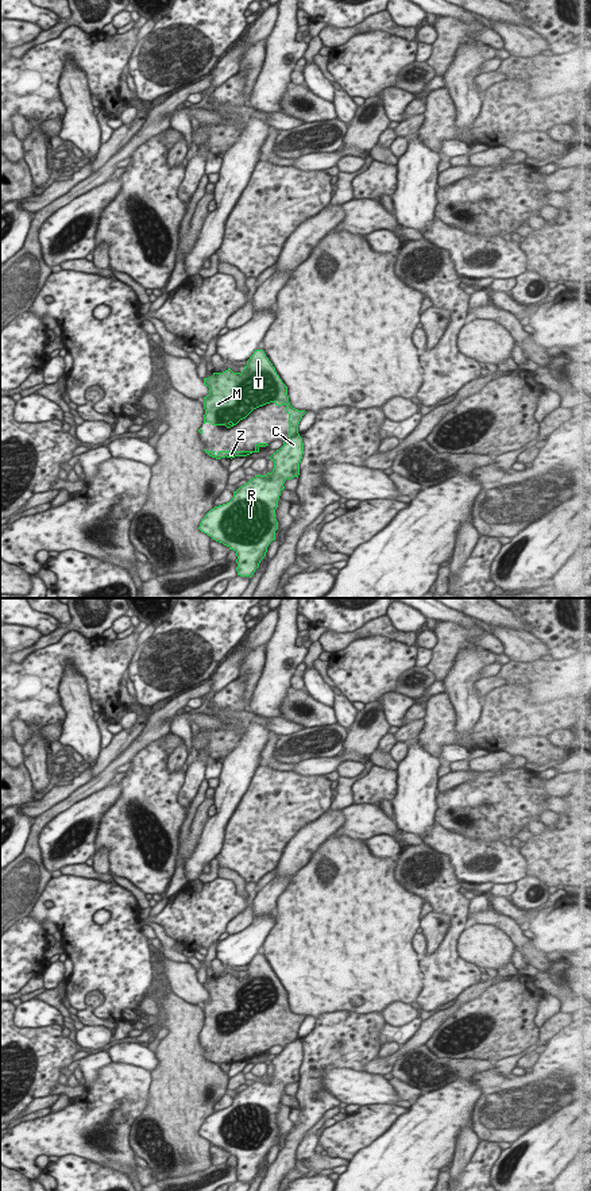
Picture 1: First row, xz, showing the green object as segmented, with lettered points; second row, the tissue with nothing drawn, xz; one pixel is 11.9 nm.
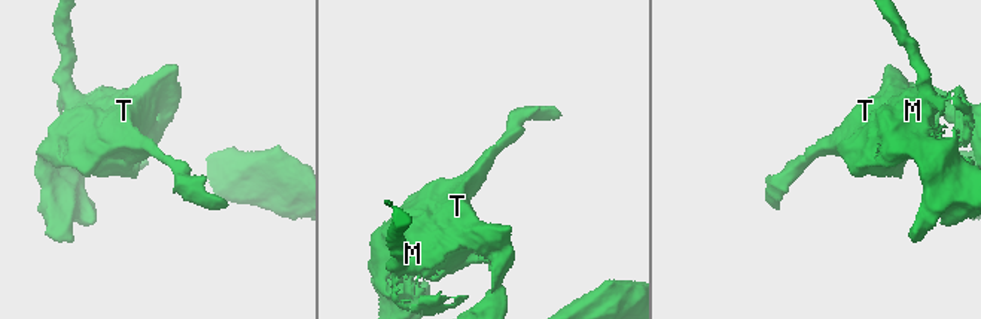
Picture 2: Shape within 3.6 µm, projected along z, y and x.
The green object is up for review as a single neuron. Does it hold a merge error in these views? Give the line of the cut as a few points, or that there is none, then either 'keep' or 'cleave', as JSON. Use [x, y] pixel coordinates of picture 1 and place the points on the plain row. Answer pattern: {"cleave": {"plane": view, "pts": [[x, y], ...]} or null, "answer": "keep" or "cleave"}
{"cleave": {"plane": "xz", "pts": [[297, 1037], [289, 1044]]}, "answer": "cleave"}

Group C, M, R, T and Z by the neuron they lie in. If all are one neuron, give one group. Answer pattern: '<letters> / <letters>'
C R / M T Z

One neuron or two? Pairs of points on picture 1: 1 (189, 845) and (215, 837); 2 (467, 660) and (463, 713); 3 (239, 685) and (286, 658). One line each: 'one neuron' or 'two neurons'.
1: two neurons
2: one neuron
3: two neurons

